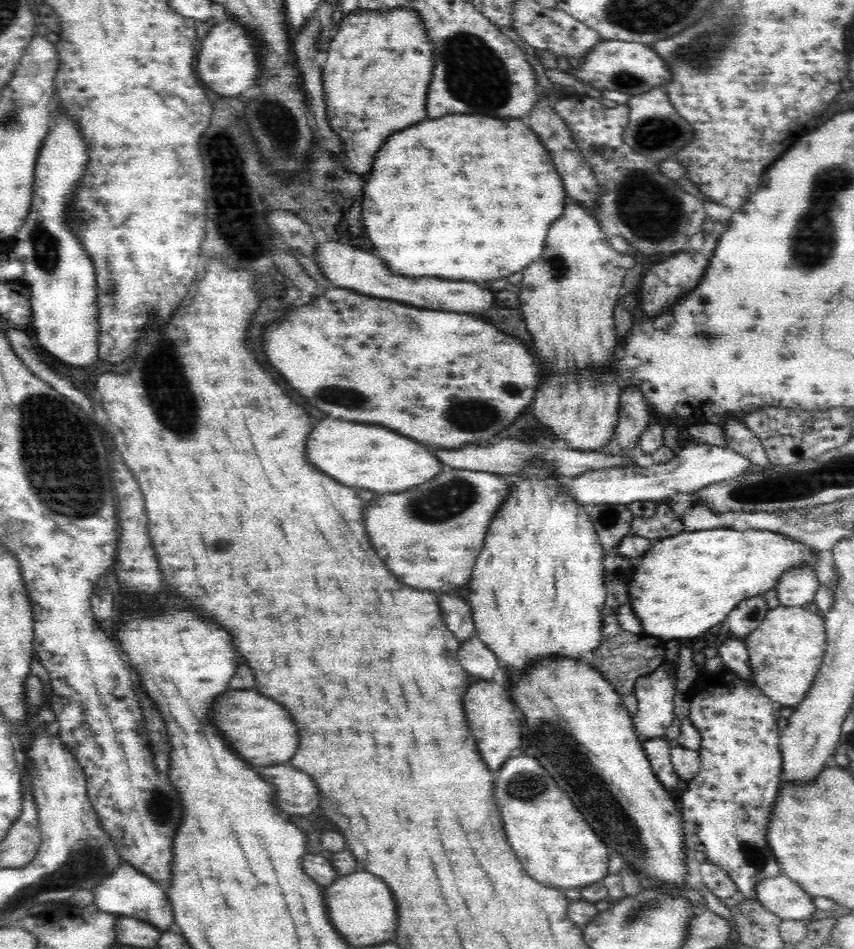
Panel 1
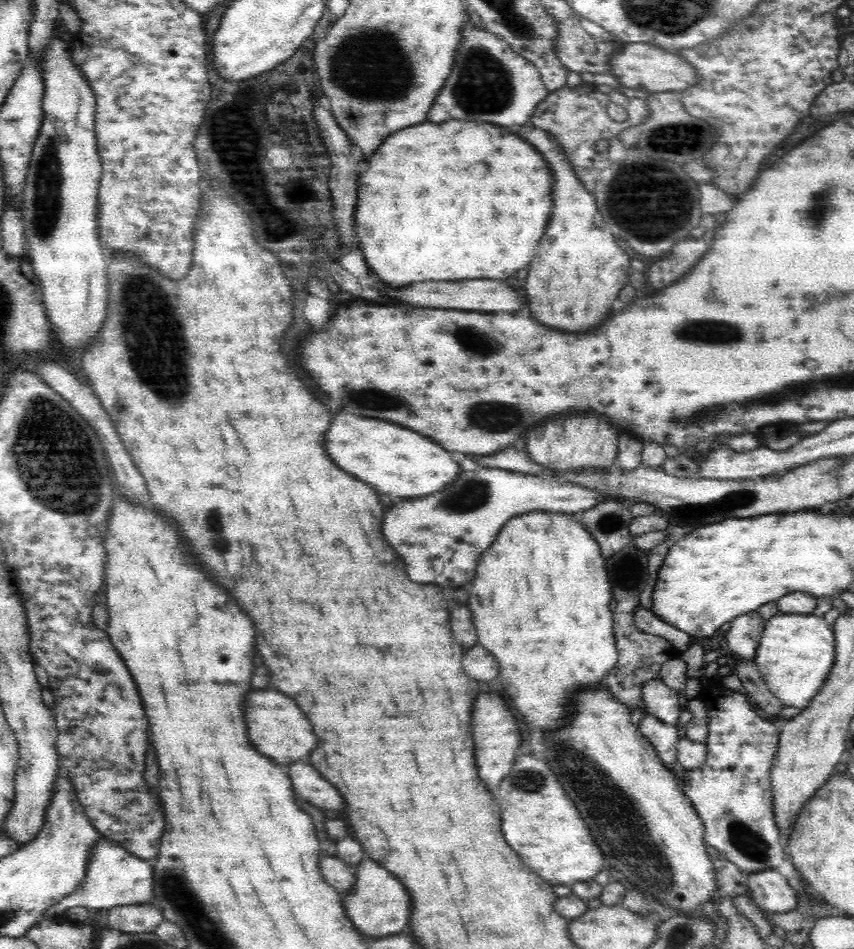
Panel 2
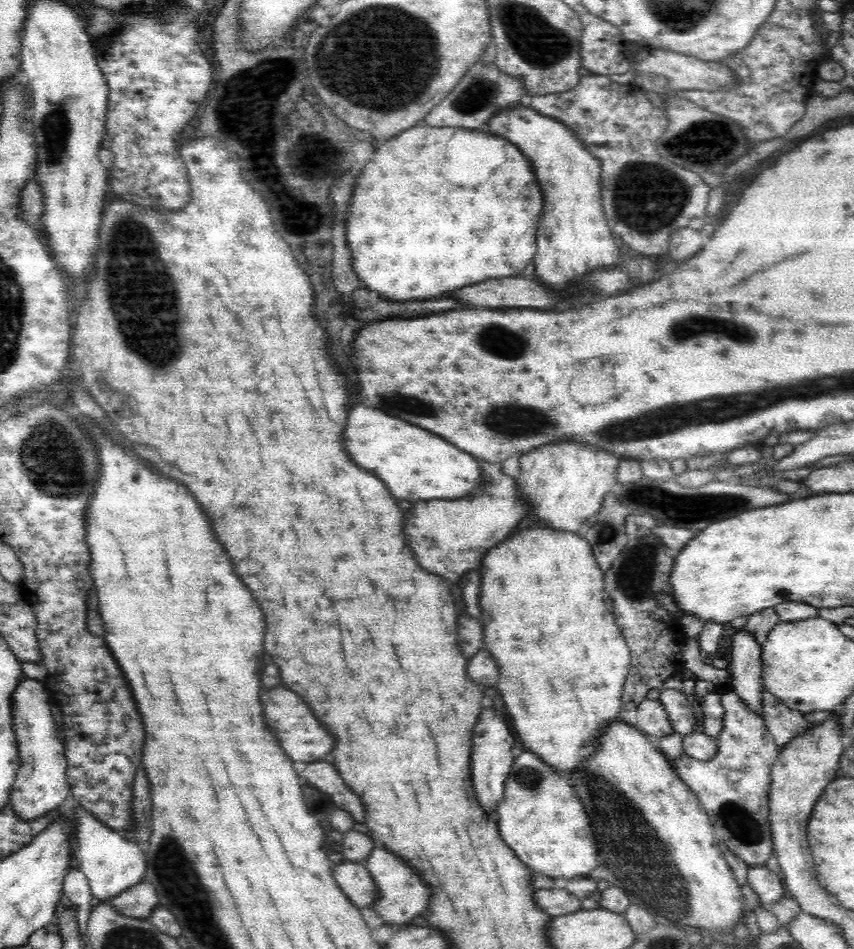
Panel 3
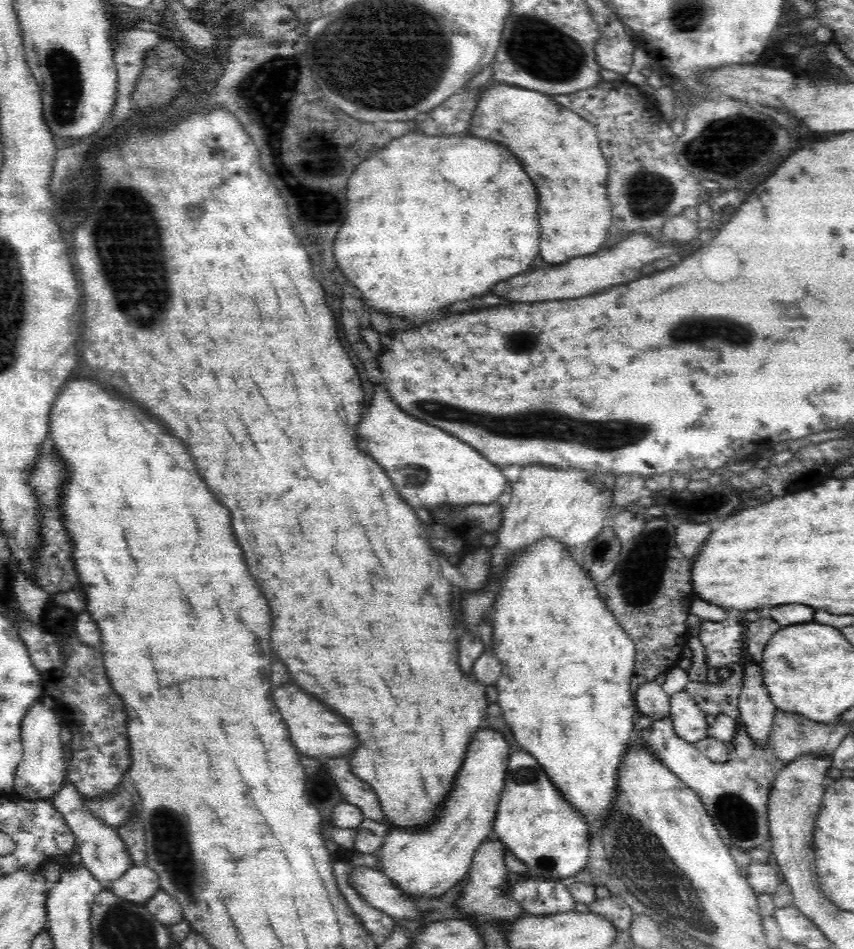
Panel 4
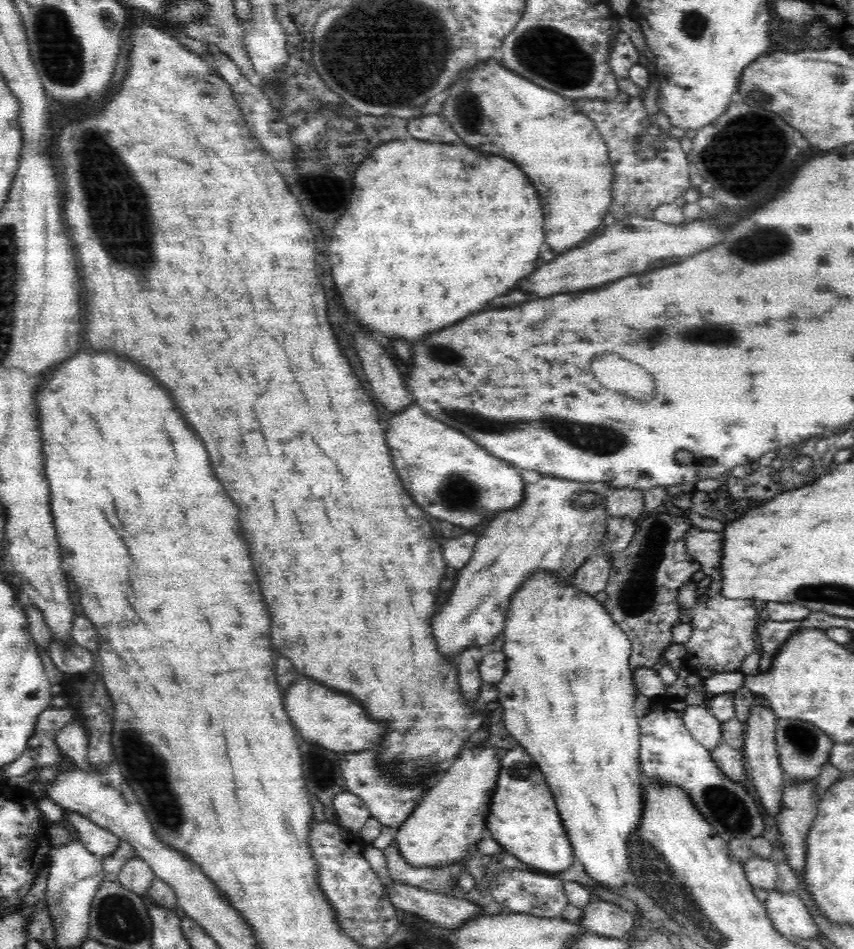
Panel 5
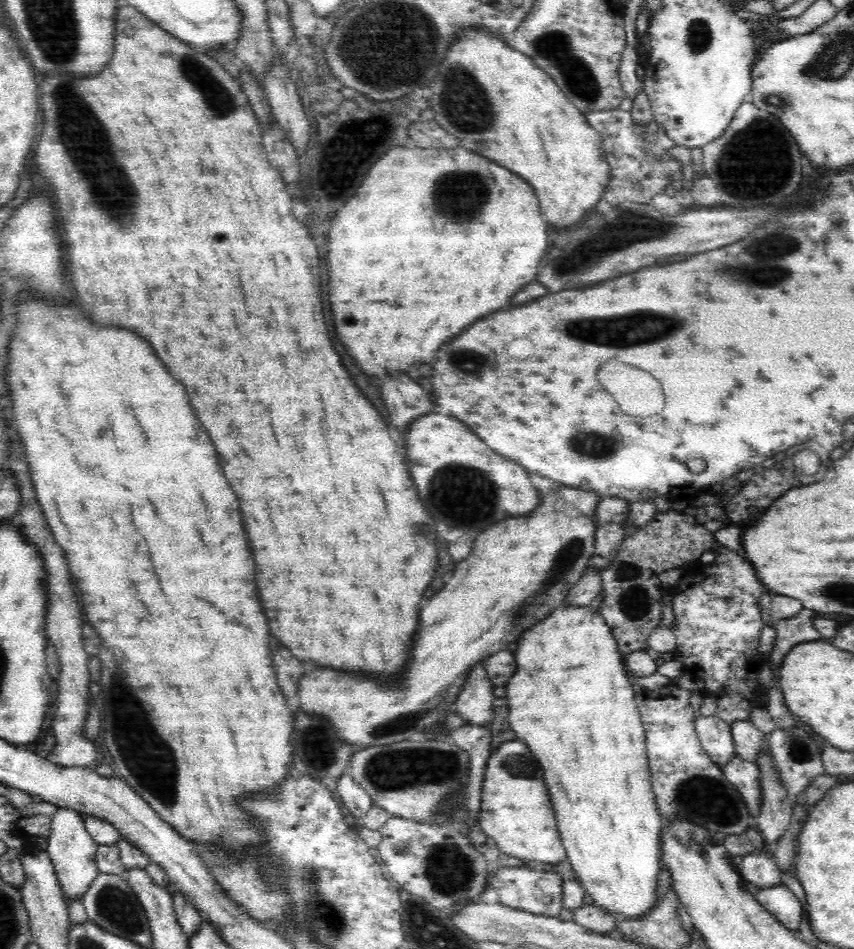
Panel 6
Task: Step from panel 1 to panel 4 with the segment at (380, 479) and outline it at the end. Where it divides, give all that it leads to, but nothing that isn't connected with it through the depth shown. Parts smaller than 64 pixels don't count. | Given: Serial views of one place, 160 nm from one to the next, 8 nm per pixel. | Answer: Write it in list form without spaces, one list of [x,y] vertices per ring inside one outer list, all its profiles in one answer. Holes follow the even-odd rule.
[[[376,386],[372,406],[368,408],[366,416],[362,418],[362,422],[358,426],[358,436],[360,436],[360,442],[358,442],[360,448],[364,448],[374,460],[378,460],[380,466],[384,466],[388,470],[420,468],[420,470],[398,472],[396,476],[394,476],[394,472],[386,472],[392,478],[392,482],[396,486],[400,486],[400,488],[396,488],[400,492],[400,496],[406,500],[412,500],[412,502],[408,502],[410,506],[425,509],[431,506],[444,506],[448,503],[451,503],[452,506],[468,506],[473,503],[490,503],[504,494],[506,476],[500,471],[500,466],[490,462],[477,450],[472,450],[472,446],[460,442],[460,439],[452,434],[444,434],[444,430],[409,417],[402,410],[396,410],[396,406],[392,406],[392,398],[388,398],[388,394],[384,394],[384,388],[380,388],[380,386]]]

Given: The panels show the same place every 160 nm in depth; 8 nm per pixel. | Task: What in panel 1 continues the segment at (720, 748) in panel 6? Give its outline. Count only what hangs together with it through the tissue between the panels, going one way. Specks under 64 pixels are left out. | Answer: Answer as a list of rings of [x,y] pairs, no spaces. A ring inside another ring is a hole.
[[[675,640],[665,641],[664,649],[667,650],[665,655],[666,662],[652,671],[650,674],[637,678],[634,695],[637,698],[637,713],[632,718],[633,728],[640,742],[648,742],[654,738],[665,737],[668,726],[674,720],[674,692],[677,687],[674,686],[674,680],[670,678],[670,664],[680,662],[680,648]]]

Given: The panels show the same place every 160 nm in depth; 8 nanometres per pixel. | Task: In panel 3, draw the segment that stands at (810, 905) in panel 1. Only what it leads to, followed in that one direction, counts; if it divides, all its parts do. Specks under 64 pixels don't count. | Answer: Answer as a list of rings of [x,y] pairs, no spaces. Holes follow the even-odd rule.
[[[749,865],[747,882],[766,907],[785,897],[783,877],[765,865]]]

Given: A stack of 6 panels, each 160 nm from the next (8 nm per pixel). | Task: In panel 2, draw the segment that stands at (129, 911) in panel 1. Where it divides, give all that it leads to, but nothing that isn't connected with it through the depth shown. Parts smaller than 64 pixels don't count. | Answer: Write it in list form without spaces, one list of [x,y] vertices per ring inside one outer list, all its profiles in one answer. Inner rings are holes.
[[[102,838],[102,842],[96,844],[92,850],[92,858],[88,864],[87,881],[70,897],[65,897],[46,910],[46,918],[52,918],[56,914],[64,914],[73,906],[86,906],[89,908],[108,910],[122,905],[155,904],[154,874],[152,860],[140,860],[140,857],[132,856],[125,852],[120,845]]]

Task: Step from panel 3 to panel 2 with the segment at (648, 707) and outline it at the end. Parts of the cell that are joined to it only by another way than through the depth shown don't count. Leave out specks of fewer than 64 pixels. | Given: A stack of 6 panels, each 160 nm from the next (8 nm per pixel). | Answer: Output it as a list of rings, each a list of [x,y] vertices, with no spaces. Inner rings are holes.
[[[643,713],[635,716],[635,721],[641,733],[656,750],[662,765],[672,764],[677,760],[677,744],[681,738],[679,729],[675,725],[661,724],[660,720],[645,716]]]

